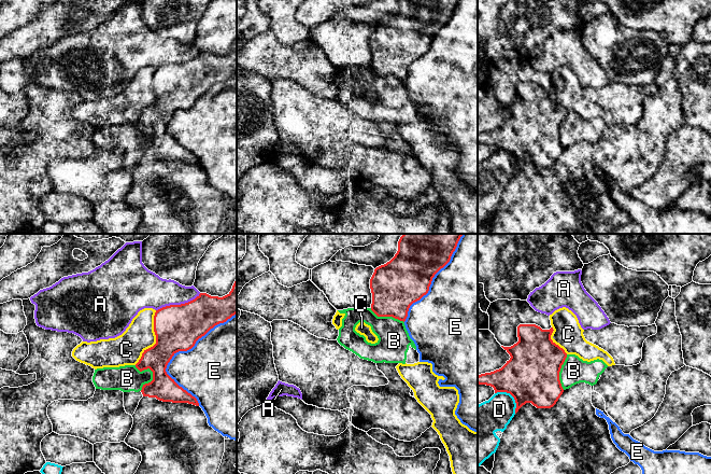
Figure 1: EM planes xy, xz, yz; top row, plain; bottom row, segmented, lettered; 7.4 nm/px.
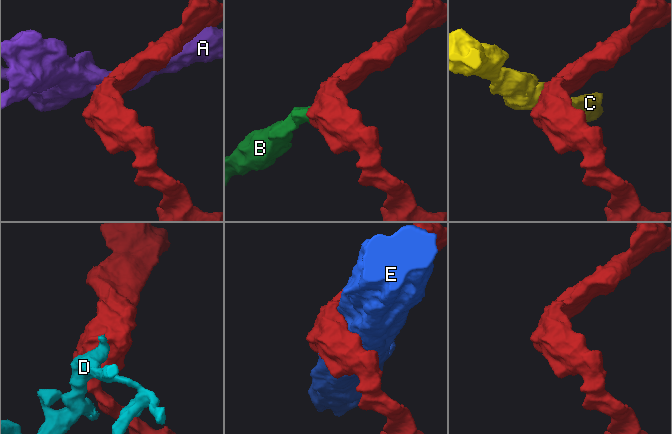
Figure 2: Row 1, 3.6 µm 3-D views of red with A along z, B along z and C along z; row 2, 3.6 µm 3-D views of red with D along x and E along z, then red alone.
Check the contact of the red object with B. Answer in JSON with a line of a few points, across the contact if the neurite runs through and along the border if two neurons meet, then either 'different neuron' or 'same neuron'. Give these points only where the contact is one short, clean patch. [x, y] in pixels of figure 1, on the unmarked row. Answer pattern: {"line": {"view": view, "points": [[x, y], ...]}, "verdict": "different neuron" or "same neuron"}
{"line": {"view": "xy", "points": [[134, 124], [152, 130], [152, 138], [141, 149]]}, "verdict": "different neuron"}

